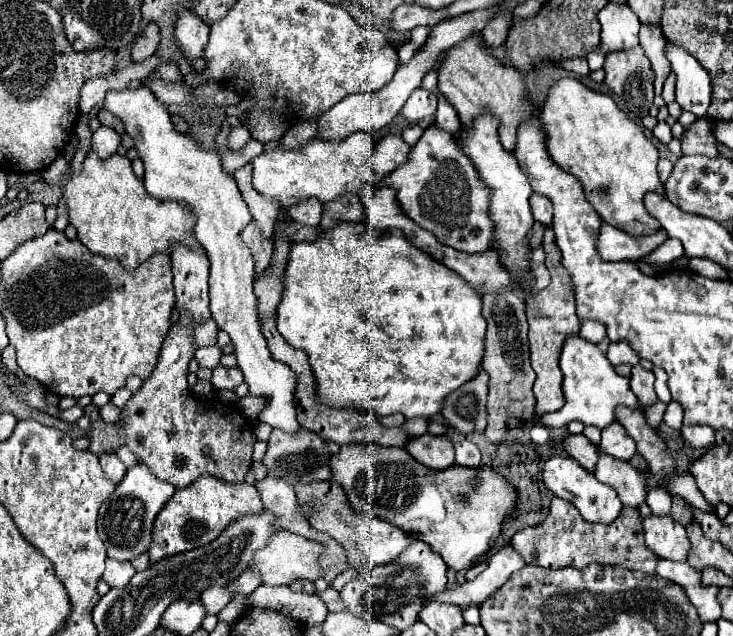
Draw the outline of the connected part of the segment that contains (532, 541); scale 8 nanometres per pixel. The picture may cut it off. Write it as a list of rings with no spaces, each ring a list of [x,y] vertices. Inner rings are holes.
[[[553,498],[547,518],[531,528],[523,528],[513,536],[513,548],[527,564],[543,568],[585,568],[589,564],[619,564],[629,570],[643,570],[655,574],[657,556],[647,548],[643,540],[643,526],[637,508],[623,508],[623,512],[611,524],[591,524],[579,516],[579,510],[567,502]]]

